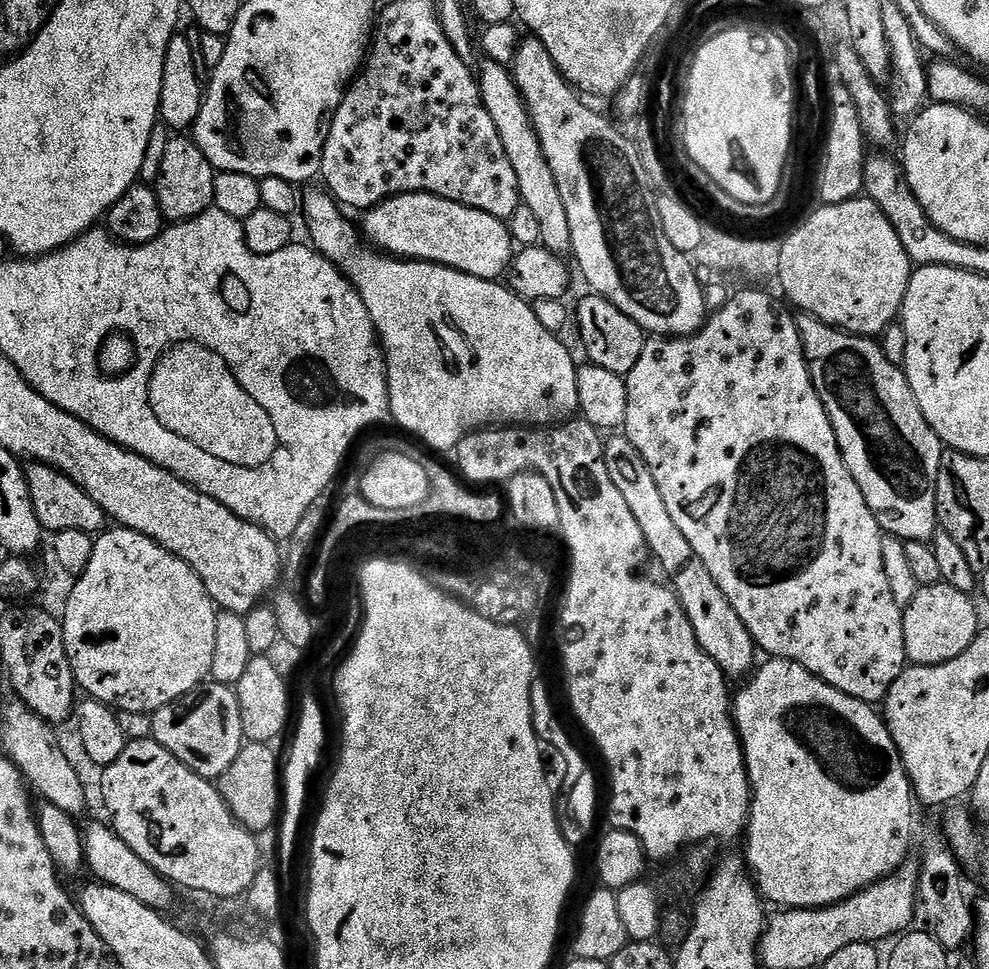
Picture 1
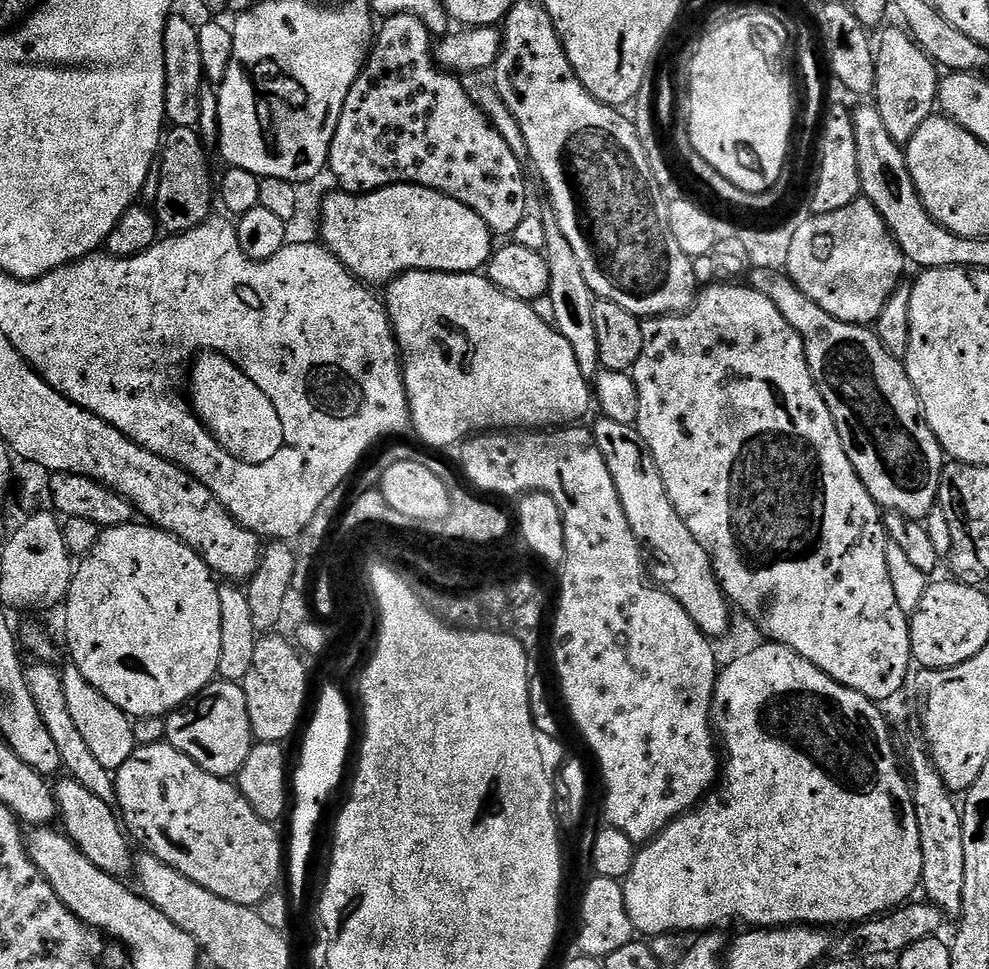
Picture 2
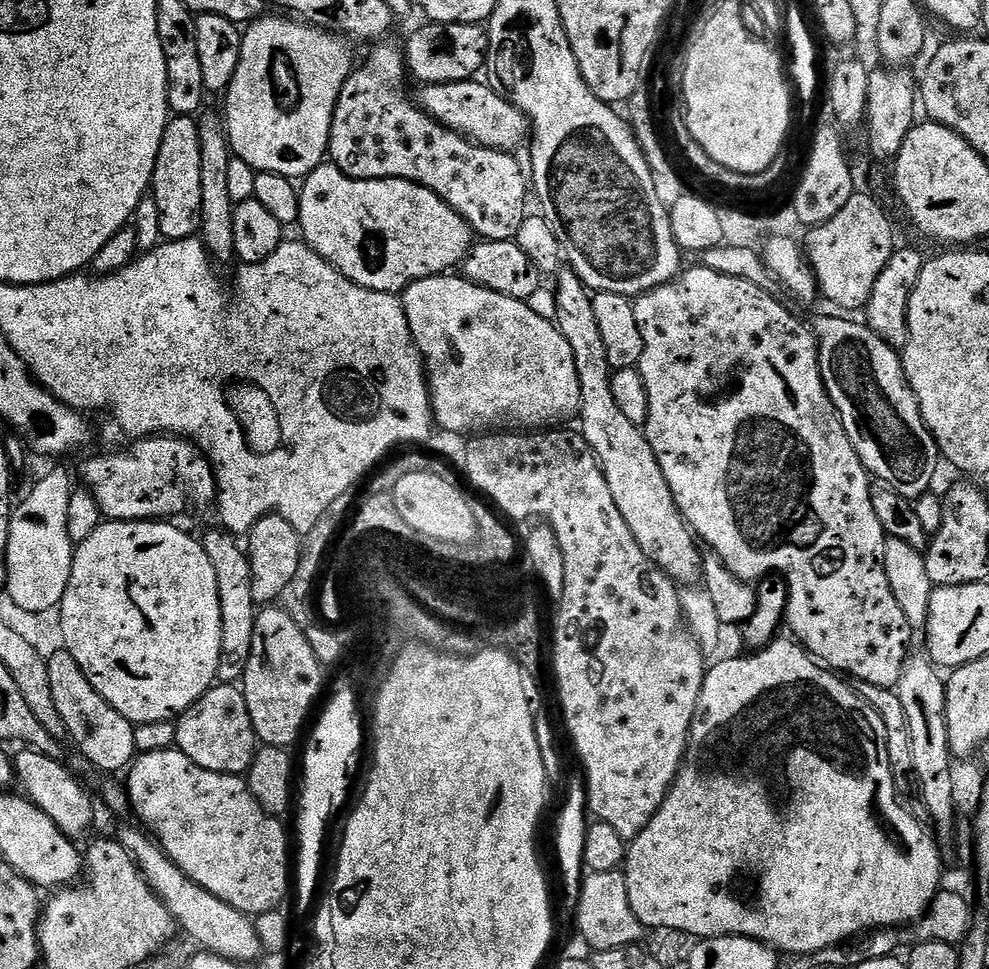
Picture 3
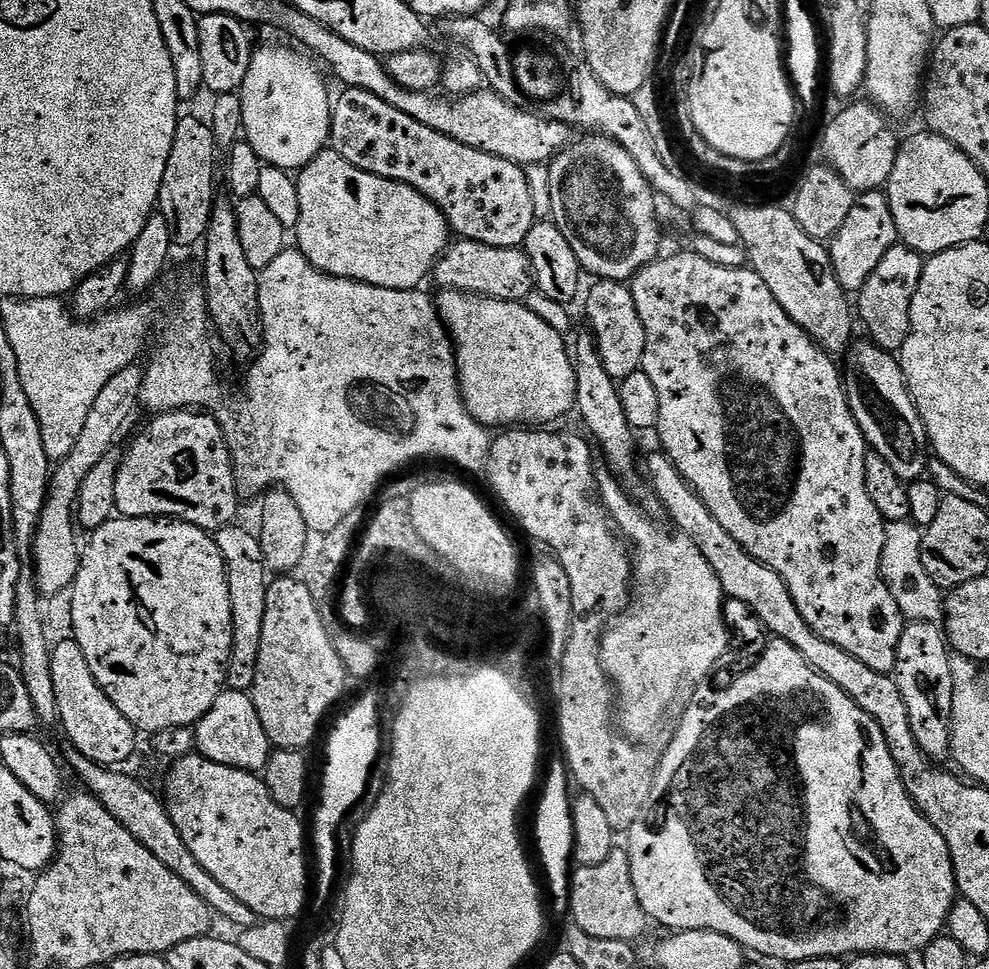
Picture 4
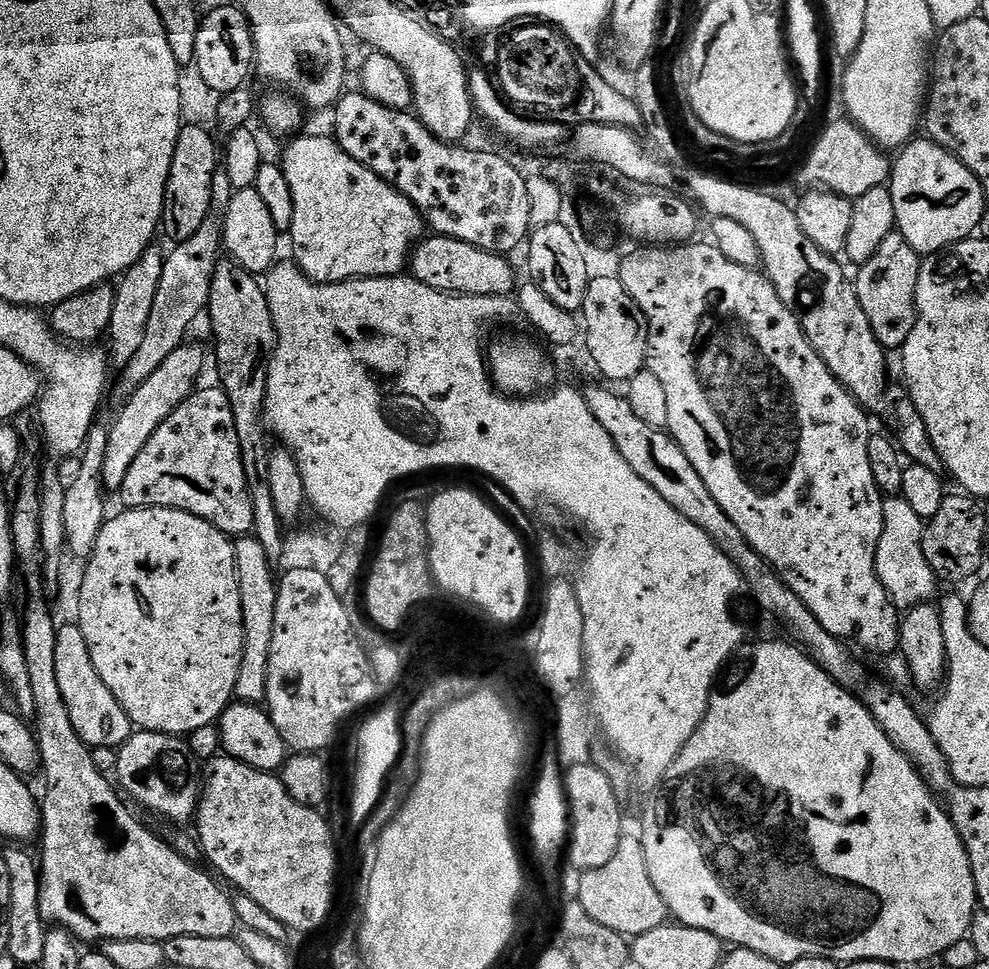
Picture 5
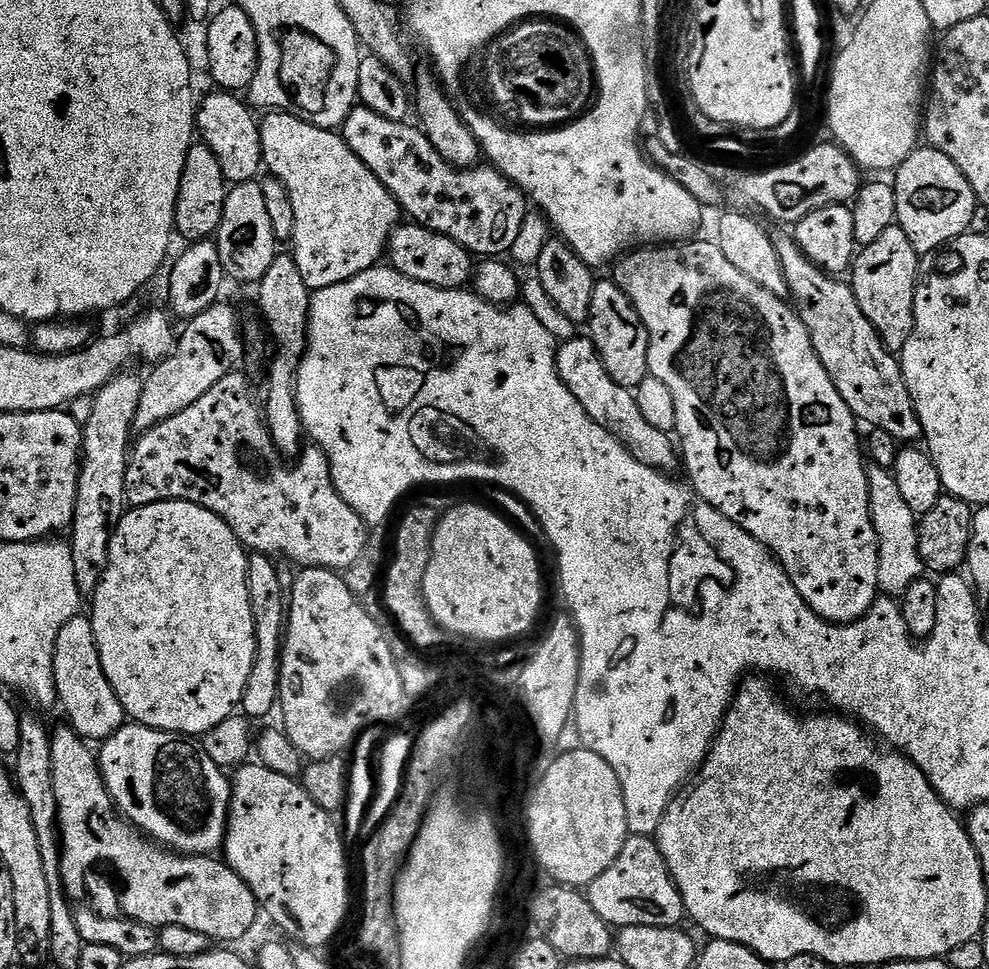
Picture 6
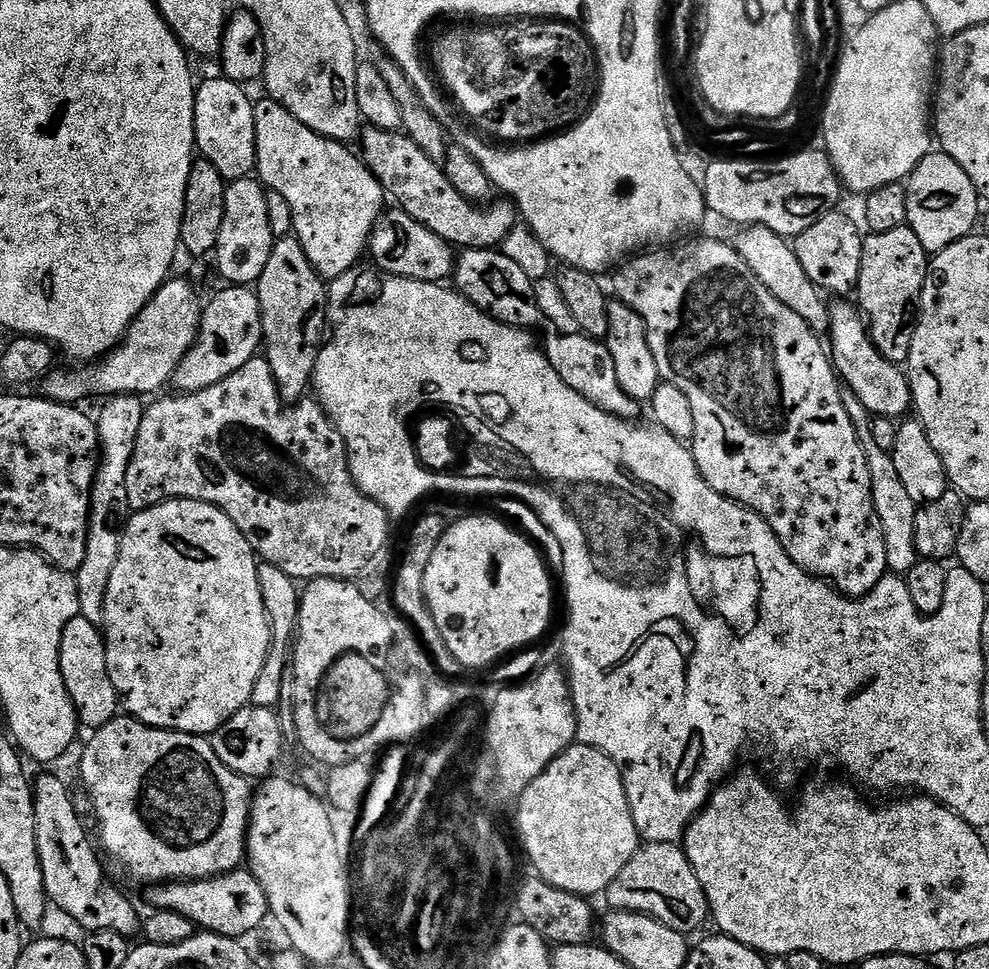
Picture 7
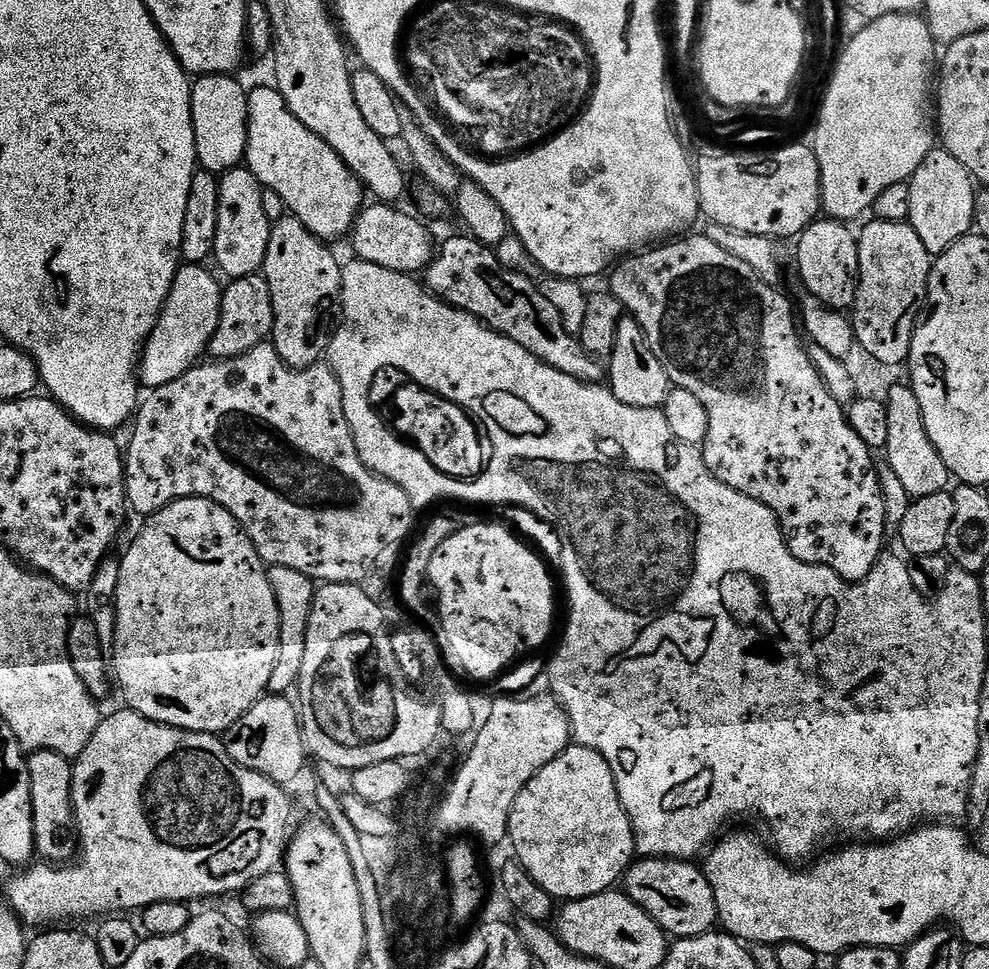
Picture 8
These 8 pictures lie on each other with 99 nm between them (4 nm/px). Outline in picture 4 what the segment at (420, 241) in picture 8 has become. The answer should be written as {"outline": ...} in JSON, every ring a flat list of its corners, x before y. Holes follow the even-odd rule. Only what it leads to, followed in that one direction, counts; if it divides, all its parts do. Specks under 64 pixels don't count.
{"outline":[[463,238,449,243,444,253,438,257,434,280,437,280,441,284,439,287,444,290,472,292,476,296,505,300,515,304,527,301,528,295,537,291,532,263,524,253,523,247,486,246,482,242]]}

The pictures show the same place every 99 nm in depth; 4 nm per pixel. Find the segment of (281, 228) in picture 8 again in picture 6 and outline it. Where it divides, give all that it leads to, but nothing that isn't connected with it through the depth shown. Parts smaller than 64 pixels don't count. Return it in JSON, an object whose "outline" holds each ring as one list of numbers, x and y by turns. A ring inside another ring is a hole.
{"outline":[[277,255,276,260,258,281,260,288,260,312,264,315,264,324,276,343,276,353,272,356,272,365,268,368,268,401,263,401,262,415,270,430,270,438,281,456,299,457,302,451,300,436,305,435,300,425,300,415,296,405,296,371,308,349,308,311,312,305,312,292,302,282,298,266,291,255]]}

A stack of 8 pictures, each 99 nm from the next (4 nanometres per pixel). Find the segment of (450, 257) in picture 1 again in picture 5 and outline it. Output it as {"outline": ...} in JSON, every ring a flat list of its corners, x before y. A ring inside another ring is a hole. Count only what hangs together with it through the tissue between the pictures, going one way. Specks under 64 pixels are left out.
{"outline":[[304,135,291,141,282,159,290,194,294,194,290,239,296,243,295,263,317,284,401,275,409,263,410,249,426,232,416,205,362,162,354,162,331,135]]}

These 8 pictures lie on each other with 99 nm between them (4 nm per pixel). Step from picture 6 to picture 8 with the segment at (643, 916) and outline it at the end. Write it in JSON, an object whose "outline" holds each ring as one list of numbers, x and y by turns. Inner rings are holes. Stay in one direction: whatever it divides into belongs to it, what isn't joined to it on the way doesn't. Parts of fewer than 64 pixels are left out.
{"outline":[[663,856,640,858,622,877,622,891,672,938,701,936,717,927,714,890,704,877,703,867,686,860,665,860]]}

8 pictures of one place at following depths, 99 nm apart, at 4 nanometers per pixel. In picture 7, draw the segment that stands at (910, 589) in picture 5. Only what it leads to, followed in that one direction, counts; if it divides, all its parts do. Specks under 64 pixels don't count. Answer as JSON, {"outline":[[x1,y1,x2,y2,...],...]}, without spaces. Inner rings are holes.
{"outline":[[847,390,841,391,840,397,846,406,846,414,850,414,850,422,856,431,858,442,866,454,866,466,870,466,870,490,874,510,878,514,878,522,882,526,882,534,886,538,888,572,907,574,918,559,914,546,914,518,918,505,914,502,914,498,910,498,910,493,902,487,891,452,880,449,874,443,874,430,872,429,874,418,868,413,866,406,862,406,862,402,858,402,858,398]]}

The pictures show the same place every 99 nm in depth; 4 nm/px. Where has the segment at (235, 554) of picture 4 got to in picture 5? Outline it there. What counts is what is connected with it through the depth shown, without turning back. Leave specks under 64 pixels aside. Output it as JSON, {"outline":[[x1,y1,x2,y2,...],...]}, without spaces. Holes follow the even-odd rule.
{"outline":[[255,535,241,536,235,541,236,573,242,594,242,622,244,623,244,653,238,670,235,699,242,703,263,705,266,701,266,674,270,662,270,642,274,642,274,606,278,606,278,587,274,569]]}

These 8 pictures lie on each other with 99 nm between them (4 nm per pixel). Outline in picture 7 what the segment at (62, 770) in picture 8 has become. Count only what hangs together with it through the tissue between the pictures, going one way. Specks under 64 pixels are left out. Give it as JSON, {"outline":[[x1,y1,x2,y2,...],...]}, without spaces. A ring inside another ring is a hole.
{"outline":[[40,776,34,780,34,793,34,831,48,900,81,924,85,933,114,930,114,934,135,937,142,928,142,912,104,877,104,868,96,857,97,845,94,840,92,845,84,829,67,782,60,776]]}

